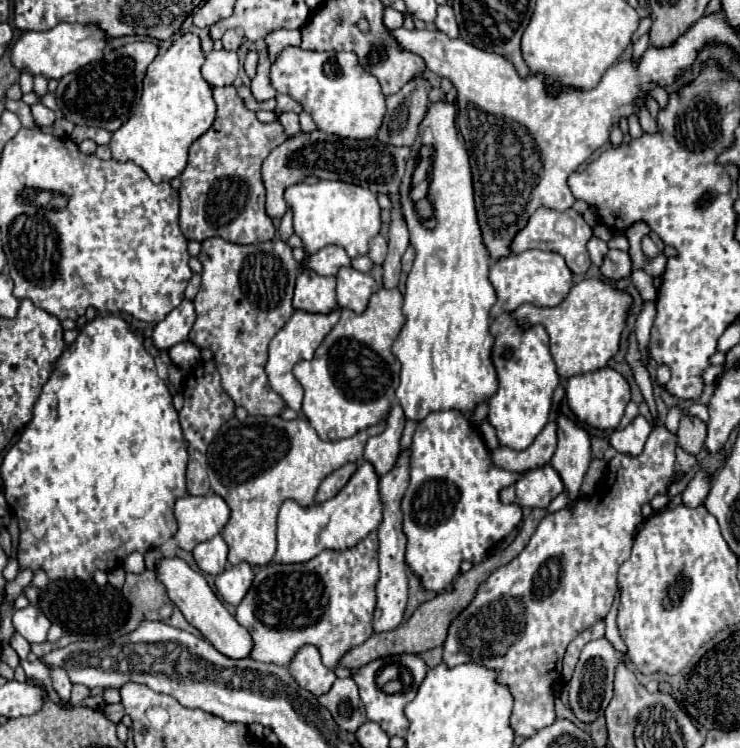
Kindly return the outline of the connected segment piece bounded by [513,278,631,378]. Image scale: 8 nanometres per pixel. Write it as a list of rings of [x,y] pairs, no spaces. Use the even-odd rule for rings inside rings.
[[[589,278],[575,284],[569,296],[553,308],[541,308],[533,304],[523,304],[513,312],[513,318],[521,328],[541,324],[549,334],[549,350],[561,378],[571,378],[575,374],[587,374],[599,370],[607,360],[619,350],[621,332],[625,326],[627,310],[631,298],[625,292],[611,288],[609,284]]]

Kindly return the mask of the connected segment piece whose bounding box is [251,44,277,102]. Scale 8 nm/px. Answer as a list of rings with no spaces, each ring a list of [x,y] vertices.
[[[263,44],[259,48],[259,62],[257,62],[257,76],[253,78],[251,82],[251,92],[255,96],[255,100],[263,102],[263,100],[269,100],[273,98],[277,92],[275,88],[271,86],[269,82],[269,66],[271,66],[271,60],[269,60],[269,52],[267,52],[267,46]]]

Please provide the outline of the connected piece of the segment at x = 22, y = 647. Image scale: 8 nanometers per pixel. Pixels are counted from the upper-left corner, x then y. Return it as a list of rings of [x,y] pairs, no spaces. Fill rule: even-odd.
[[[13,634],[13,638],[9,640],[9,644],[11,644],[11,648],[19,654],[19,658],[27,658],[27,654],[31,652],[31,646],[29,646],[29,642],[21,636],[21,634]]]

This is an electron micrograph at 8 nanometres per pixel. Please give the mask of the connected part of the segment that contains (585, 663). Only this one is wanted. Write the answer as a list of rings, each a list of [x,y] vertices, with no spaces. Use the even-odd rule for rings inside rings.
[[[607,638],[591,640],[585,644],[585,648],[579,656],[579,662],[575,666],[573,678],[569,680],[569,686],[567,686],[569,706],[579,722],[591,724],[597,720],[599,714],[605,712],[605,708],[613,696],[613,678],[615,678],[615,666],[619,660],[621,660],[621,654],[613,648],[611,642],[607,642]]]

